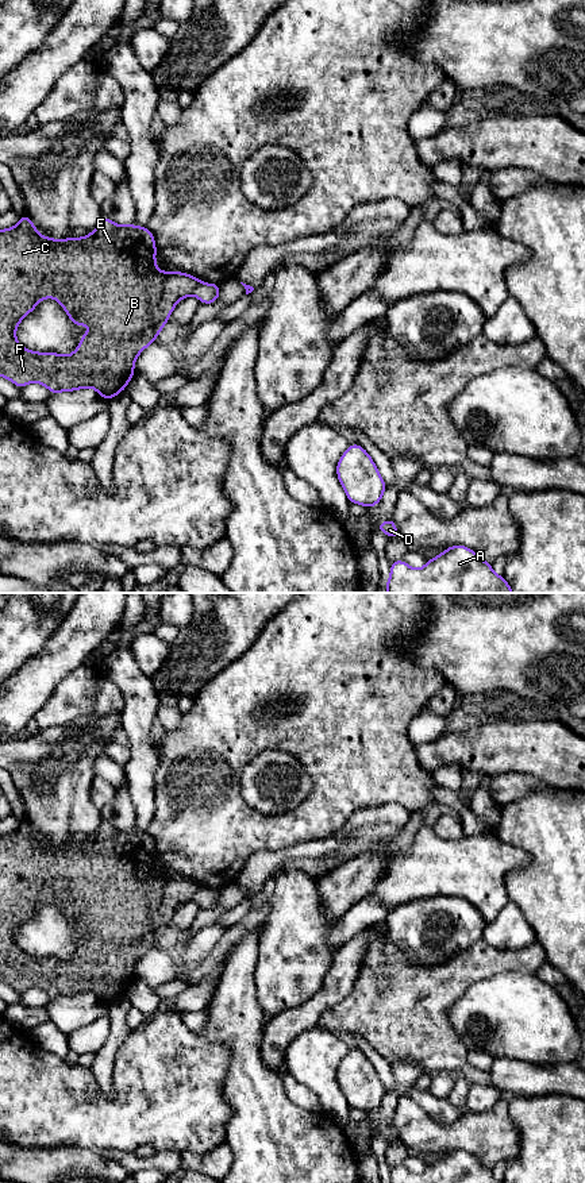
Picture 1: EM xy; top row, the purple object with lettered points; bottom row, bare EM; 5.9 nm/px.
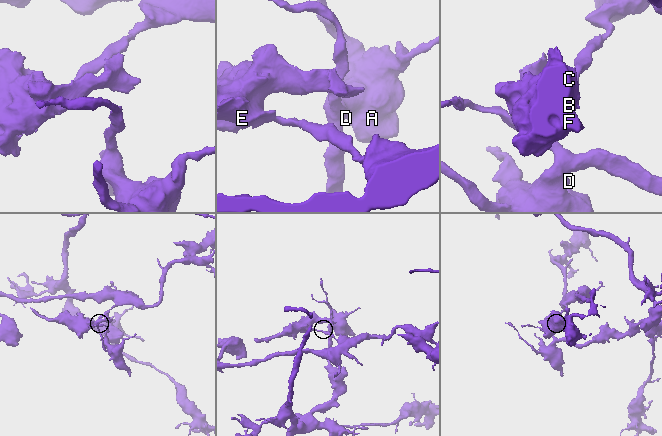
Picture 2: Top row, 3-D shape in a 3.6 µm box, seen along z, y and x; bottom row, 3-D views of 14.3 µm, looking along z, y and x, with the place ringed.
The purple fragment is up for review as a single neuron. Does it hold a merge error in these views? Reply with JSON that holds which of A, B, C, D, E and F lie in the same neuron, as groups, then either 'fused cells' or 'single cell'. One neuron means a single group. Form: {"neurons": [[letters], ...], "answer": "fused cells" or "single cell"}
{"neurons": [["A", "D"], ["B", "C", "E", "F"]], "answer": "fused cells"}

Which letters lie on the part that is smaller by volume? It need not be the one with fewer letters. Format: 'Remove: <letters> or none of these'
Remove: B, C, E, F

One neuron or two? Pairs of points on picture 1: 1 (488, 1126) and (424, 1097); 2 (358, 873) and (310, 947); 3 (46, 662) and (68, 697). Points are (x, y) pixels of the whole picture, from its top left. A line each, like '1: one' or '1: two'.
1: two
2: two
3: two

